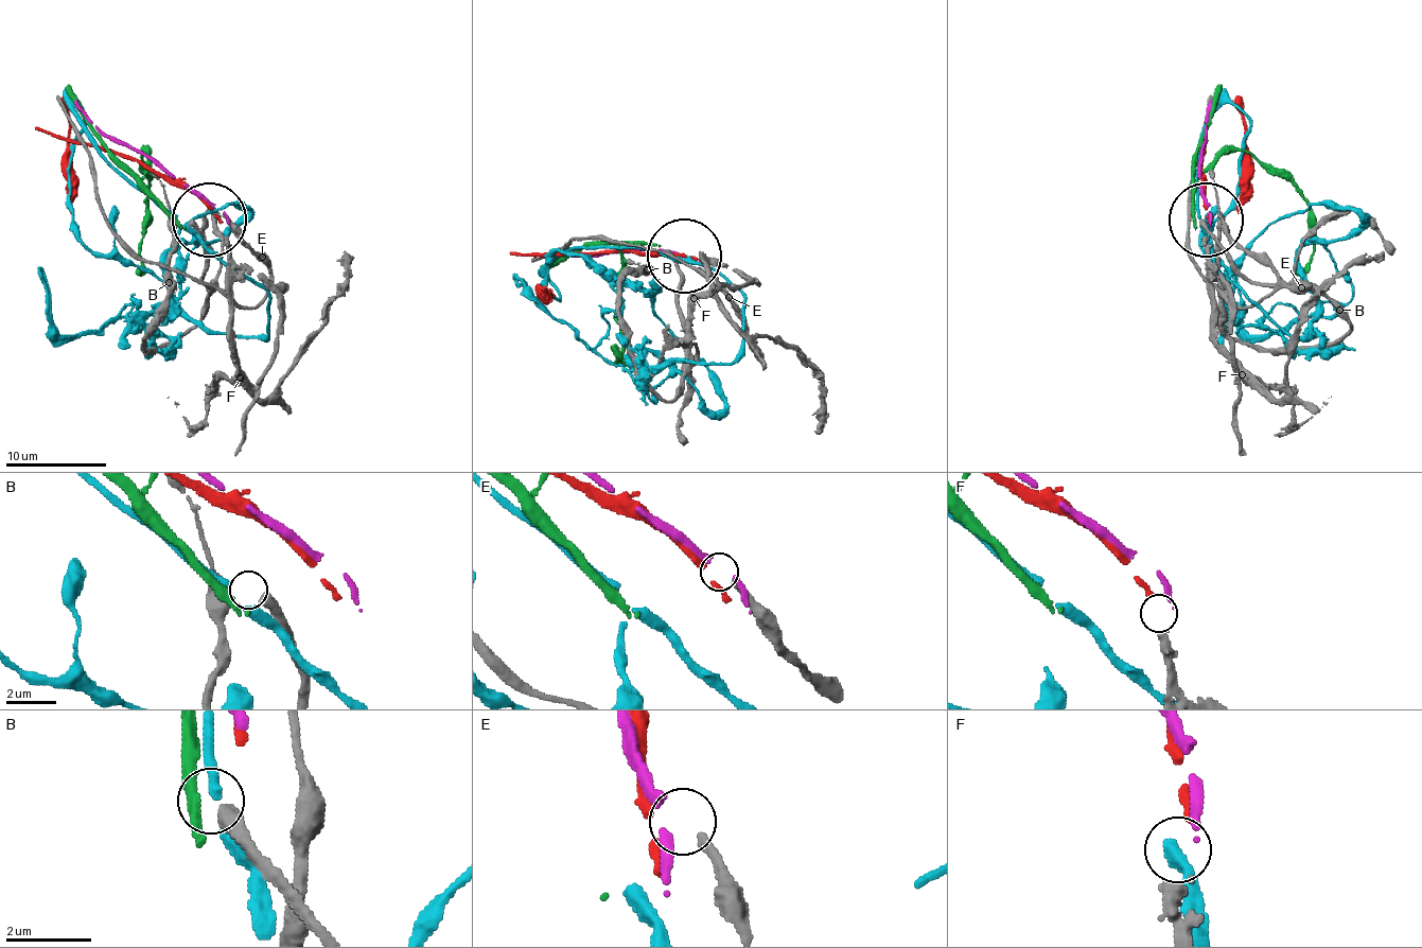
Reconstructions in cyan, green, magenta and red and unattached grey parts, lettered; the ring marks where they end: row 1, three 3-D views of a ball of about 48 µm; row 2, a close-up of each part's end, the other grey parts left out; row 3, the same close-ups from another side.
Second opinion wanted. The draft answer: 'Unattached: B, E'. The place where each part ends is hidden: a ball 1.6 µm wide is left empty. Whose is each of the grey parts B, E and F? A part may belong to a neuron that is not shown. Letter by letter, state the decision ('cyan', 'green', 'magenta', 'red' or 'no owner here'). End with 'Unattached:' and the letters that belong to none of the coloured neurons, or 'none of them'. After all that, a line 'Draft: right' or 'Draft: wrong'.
B: no owner here
E: no owner here
F: magenta
Unattached: B, E
Draft: right

